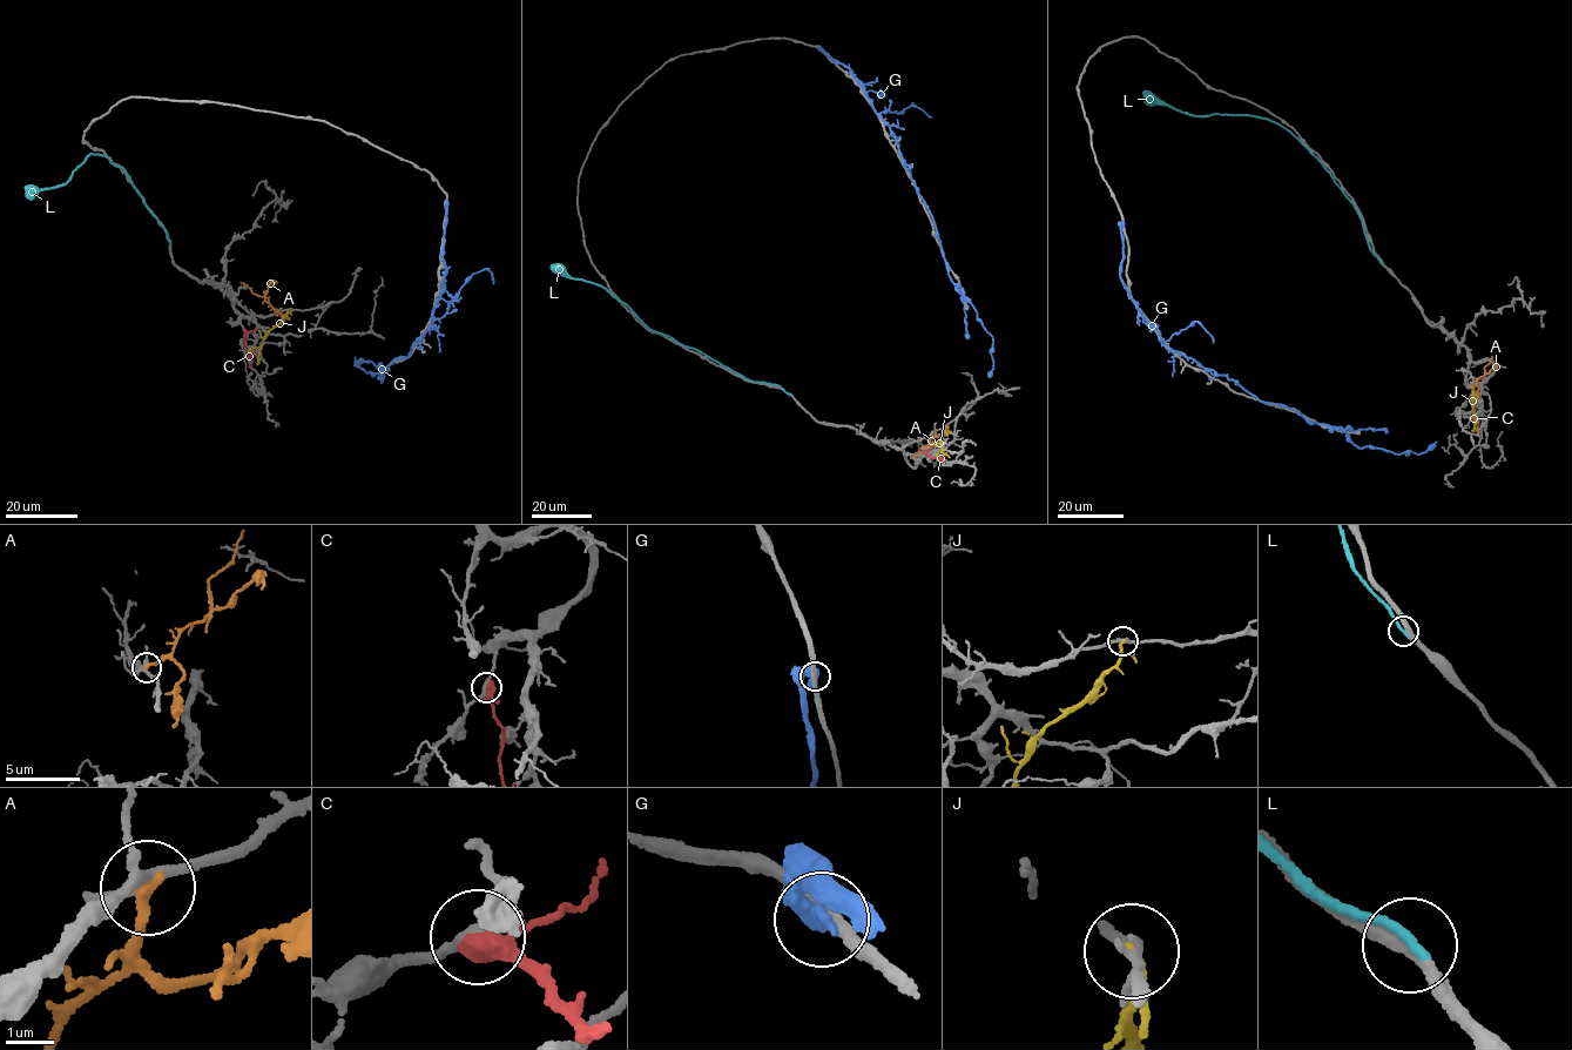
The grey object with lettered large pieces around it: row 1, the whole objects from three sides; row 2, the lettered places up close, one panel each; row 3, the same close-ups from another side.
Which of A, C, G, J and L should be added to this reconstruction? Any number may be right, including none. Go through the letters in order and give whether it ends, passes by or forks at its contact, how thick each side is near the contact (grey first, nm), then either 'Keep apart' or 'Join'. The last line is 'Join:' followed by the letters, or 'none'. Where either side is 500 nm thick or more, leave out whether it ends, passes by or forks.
A: It ends there. Thickness 200 nm (grey) against 240 nm. Keep apart
C: It passes by. Thickness 220 nm (grey) against 480 nm. Keep apart
G: Thickness 240 nm (grey) against 550 nm. Keep apart
J: It passes by. Thickness 170 nm (grey) against 160 nm. Keep apart
L: It ends there. Thickness 300 nm (grey) against 240 nm. Join
Join: L

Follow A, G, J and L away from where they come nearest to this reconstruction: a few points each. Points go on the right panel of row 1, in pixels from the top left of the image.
A: (1471, 386), (1484, 375), (1492, 356)
G: (1124, 224), (1120, 277), (1139, 313), (1174, 350), (1261, 401), (1340, 428), (1358, 448), (1417, 453), (1436, 442)
J: (1473, 389), (1471, 402), (1477, 431)
L: (1381, 263), (1369, 246), (1353, 202), (1330, 173), (1290, 133), (1256, 116), (1182, 113), (1144, 92)

